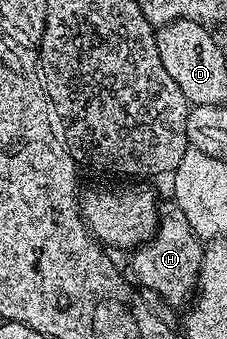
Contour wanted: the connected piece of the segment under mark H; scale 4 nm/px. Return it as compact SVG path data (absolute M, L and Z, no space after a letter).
M164 199L159 205L159 225L155 236L130 253L131 268L136 276L134 279L140 285L143 283L142 287L148 293L151 291L153 295L160 296L165 303L175 308L181 307L183 303L186 305L199 287L204 247L204 241L200 240L193 226L189 226L189 218L185 218L181 206L177 206L174 199Z

